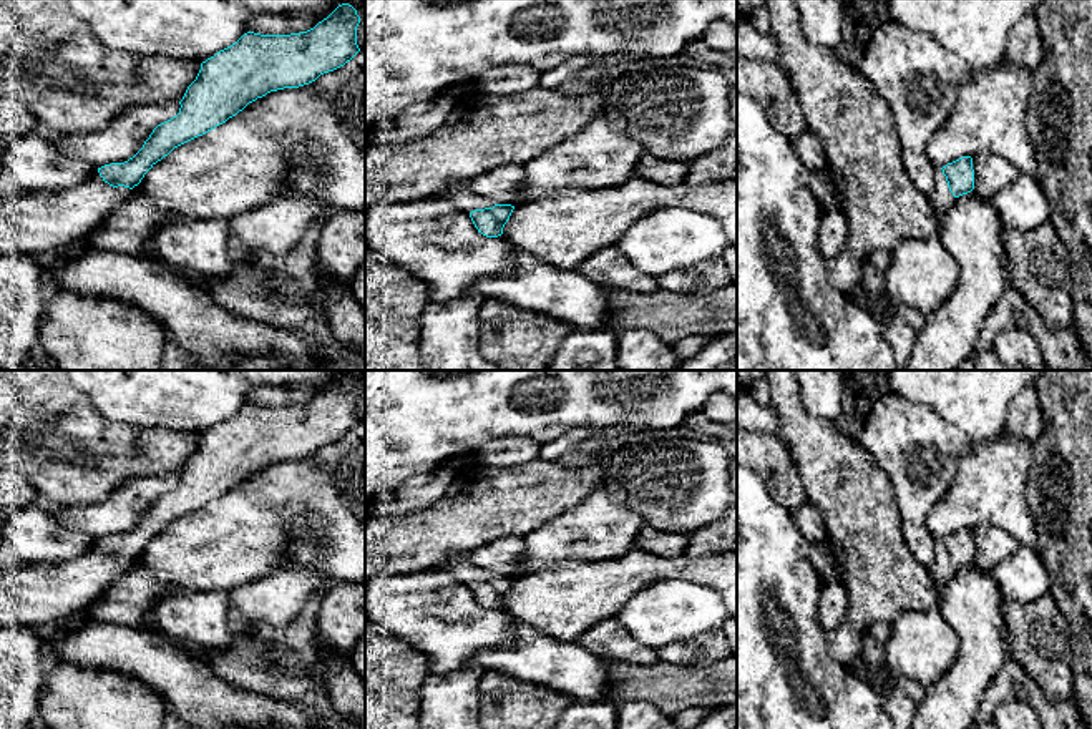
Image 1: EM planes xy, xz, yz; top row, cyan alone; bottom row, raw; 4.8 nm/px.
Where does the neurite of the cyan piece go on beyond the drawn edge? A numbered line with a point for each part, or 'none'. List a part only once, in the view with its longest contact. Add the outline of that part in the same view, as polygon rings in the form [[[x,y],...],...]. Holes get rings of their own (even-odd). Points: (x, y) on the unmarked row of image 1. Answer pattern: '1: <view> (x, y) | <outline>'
1: xy (37, 596) | [[[95,543],[61,565],[0,571],[0,628],[43,629],[76,614],[129,566],[129,560],[113,560]]]

